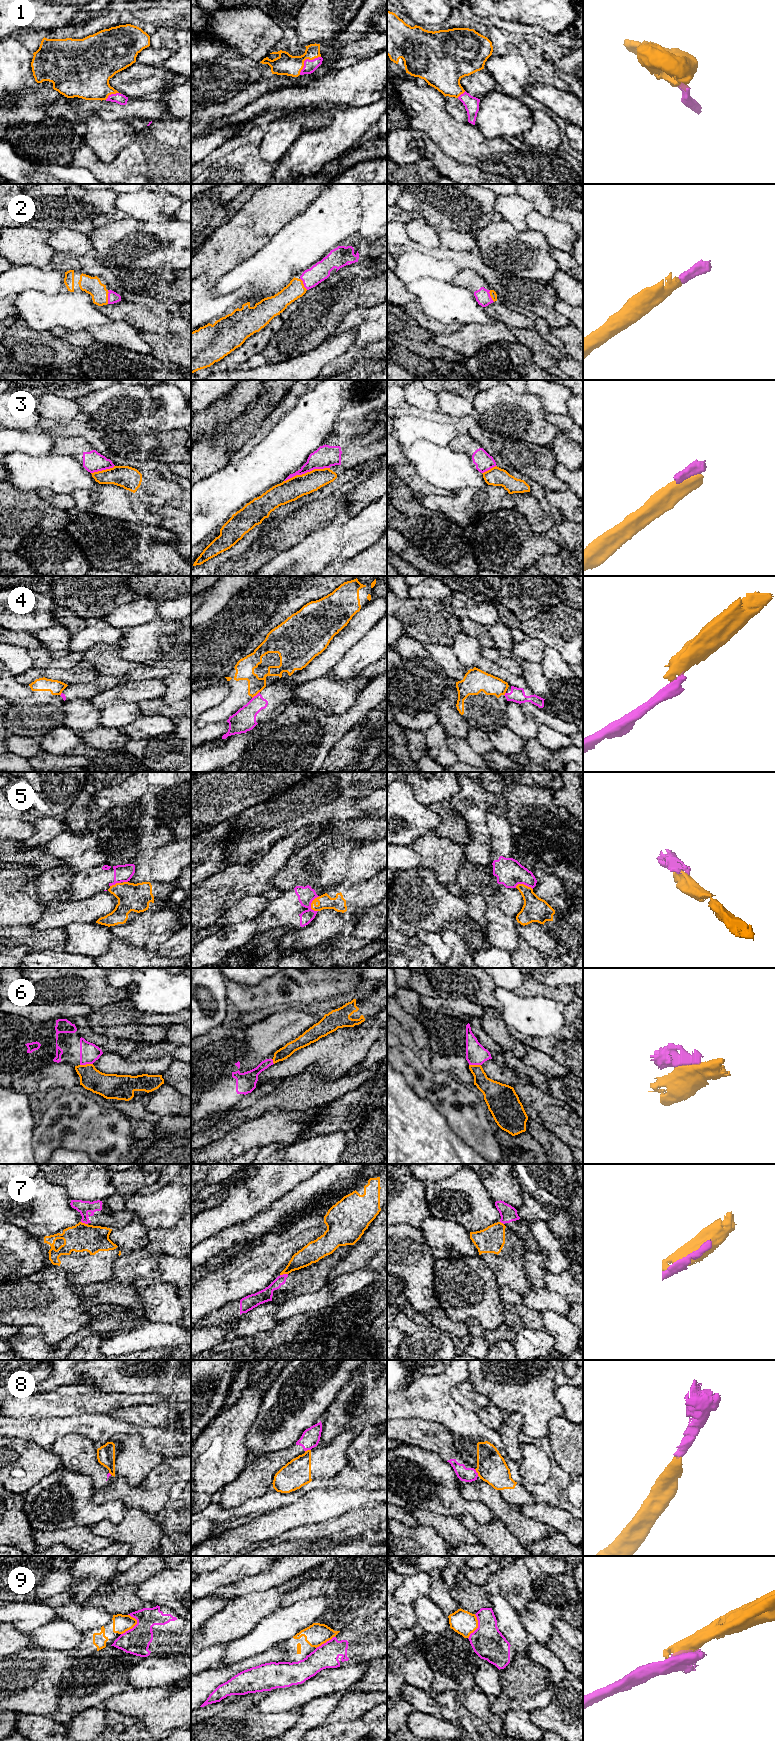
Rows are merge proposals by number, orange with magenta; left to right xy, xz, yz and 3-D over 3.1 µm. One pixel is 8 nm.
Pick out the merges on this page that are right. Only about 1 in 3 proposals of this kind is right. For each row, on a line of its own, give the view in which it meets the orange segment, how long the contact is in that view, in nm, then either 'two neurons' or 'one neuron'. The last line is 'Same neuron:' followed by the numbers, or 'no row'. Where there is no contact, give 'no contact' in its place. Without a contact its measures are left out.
1: xz | 220 nm | one neuron
2: xy | 110 nm | one neuron
3: xz | 380 nm | two neurons
4: xz | 90 nm | two neurons
5: xz | 130 nm | two neurons
6: xy | 110 nm | two neurons
7: xz | 70 nm | two neurons
8: yz | 70 nm | two neurons
9: xy | 180 nm | two neurons
Same neuron: 1, 2

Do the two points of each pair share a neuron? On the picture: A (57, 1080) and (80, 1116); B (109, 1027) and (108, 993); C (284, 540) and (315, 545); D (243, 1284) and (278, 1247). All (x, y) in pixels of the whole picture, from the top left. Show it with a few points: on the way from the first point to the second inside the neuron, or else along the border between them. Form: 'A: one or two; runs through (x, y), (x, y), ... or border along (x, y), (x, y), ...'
A: two; border along (64, 1090), (70, 1091)
B: two; border along (125, 998), (92, 1008)
C: two; border along (319, 528), (308, 534), (298, 543), (279, 553)
D: one; runs through (252, 1275), (271, 1256)

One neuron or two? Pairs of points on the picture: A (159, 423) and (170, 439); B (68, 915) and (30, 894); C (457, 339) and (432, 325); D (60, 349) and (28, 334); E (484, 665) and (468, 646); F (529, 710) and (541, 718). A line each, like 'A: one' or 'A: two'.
A: two
B: two
C: two
D: one
E: two
F: one

